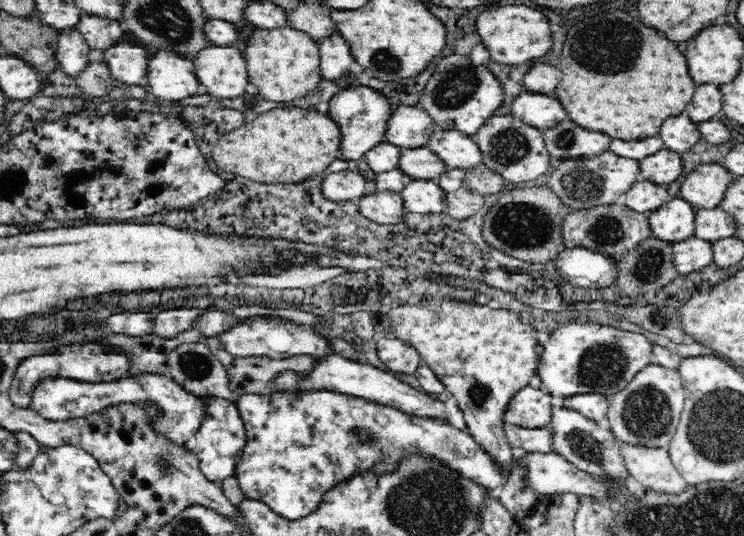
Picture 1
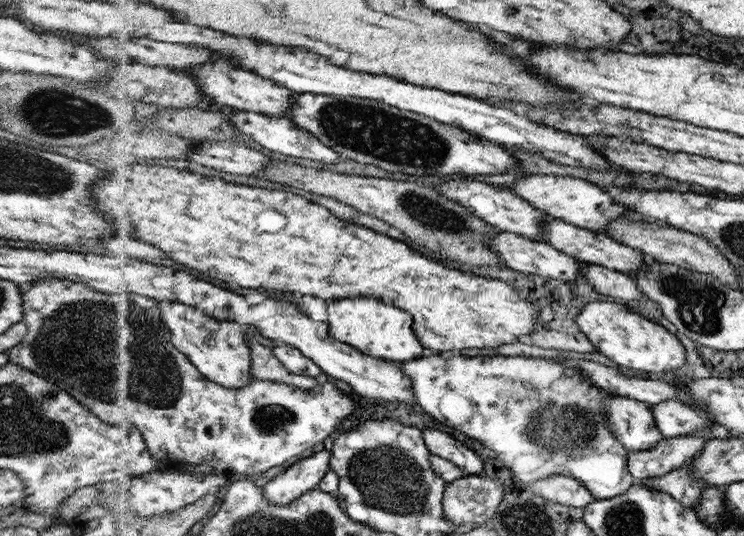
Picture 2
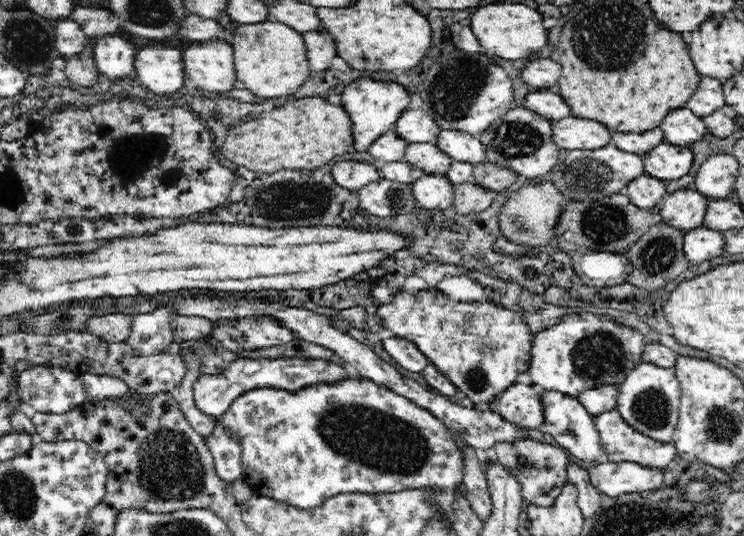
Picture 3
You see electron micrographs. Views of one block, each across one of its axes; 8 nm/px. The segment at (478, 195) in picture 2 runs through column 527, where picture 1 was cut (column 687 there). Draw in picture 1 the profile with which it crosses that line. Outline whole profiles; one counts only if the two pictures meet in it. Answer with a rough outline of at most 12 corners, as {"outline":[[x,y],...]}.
{"outline":[[676,197],[647,214],[651,236],[695,236],[694,208]]}

